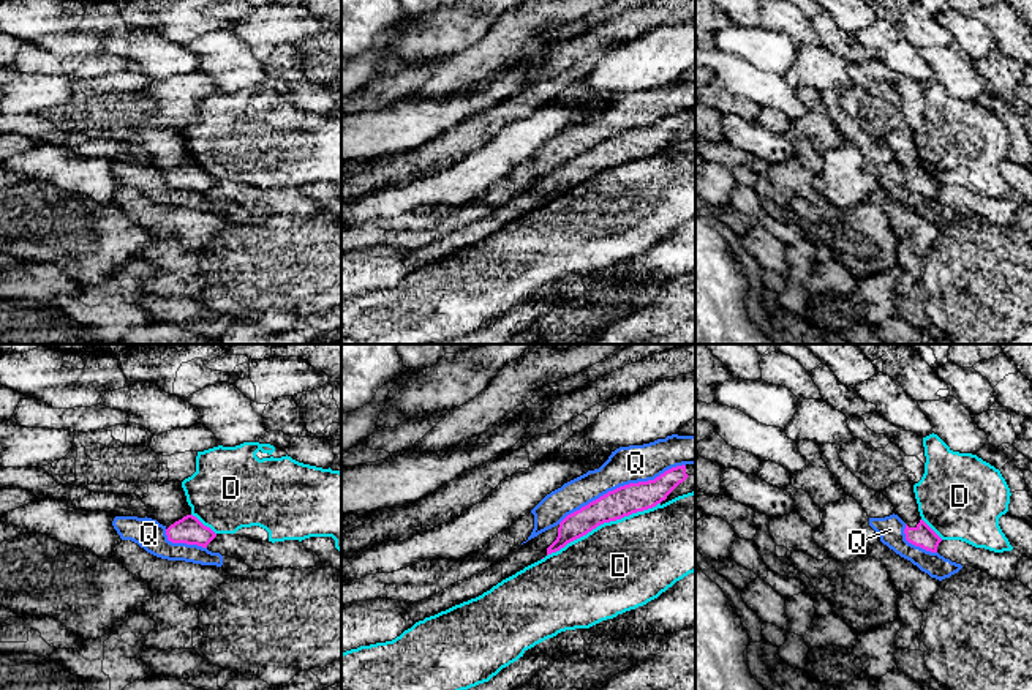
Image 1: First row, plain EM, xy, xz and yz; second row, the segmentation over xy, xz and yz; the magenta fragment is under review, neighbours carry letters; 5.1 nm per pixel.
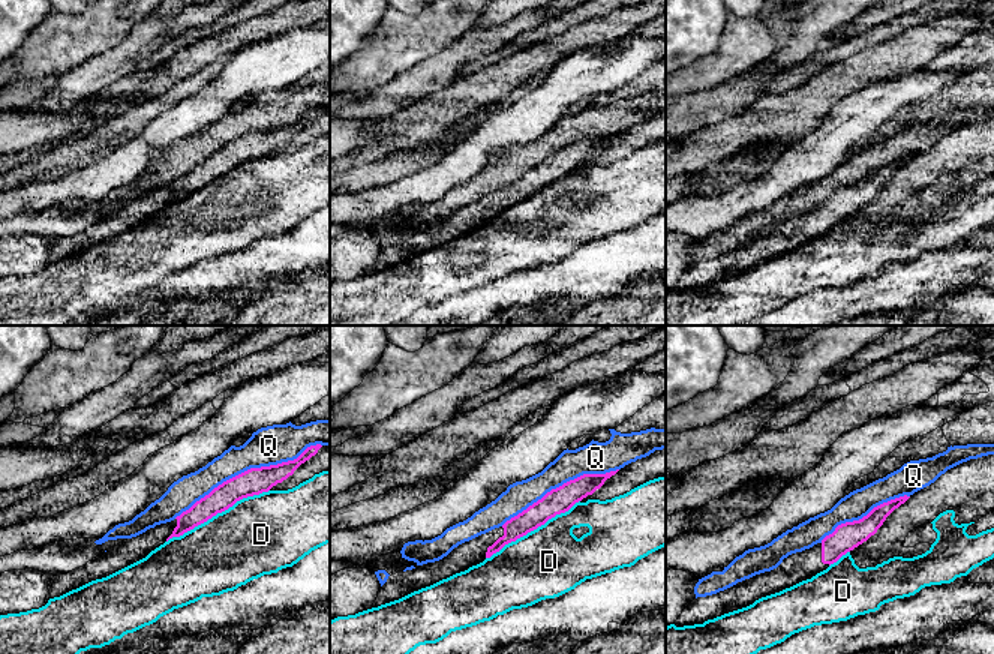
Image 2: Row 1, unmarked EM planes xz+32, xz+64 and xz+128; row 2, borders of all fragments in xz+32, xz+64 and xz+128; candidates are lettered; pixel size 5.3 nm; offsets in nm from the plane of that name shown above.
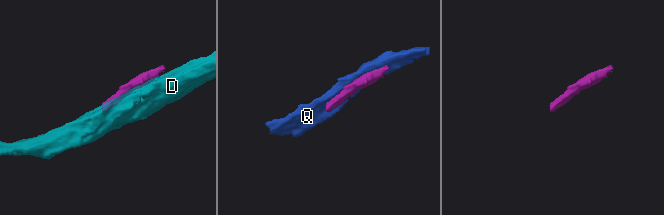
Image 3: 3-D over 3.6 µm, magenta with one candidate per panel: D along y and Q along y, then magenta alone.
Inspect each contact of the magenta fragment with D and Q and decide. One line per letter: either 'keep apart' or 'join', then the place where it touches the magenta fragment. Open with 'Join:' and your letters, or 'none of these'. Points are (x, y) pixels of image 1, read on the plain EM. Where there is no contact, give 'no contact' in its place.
Join: none of these
D: keep apart; contact xz (602, 169)
Q: keep apart; contact xz (621, 133)

